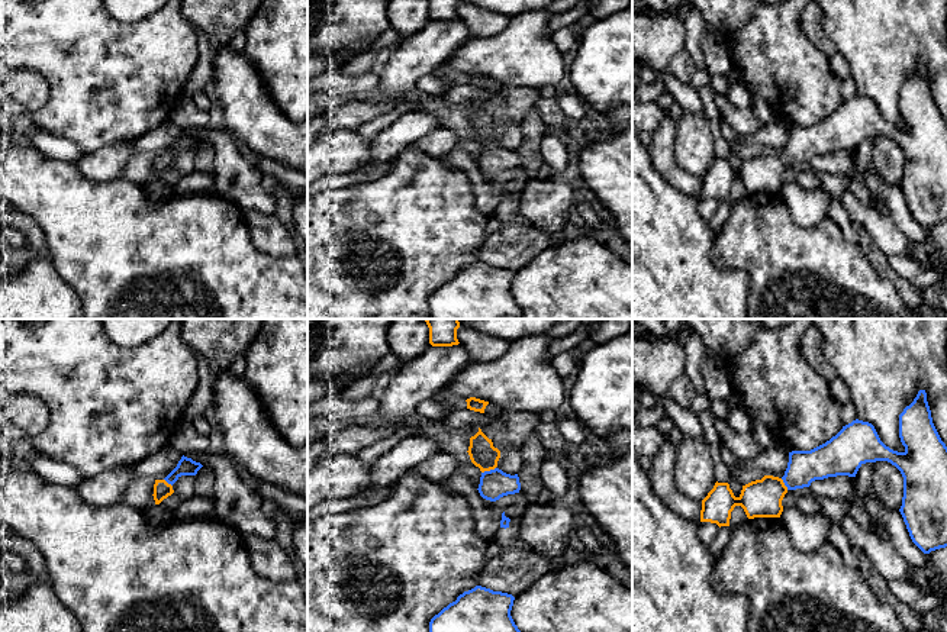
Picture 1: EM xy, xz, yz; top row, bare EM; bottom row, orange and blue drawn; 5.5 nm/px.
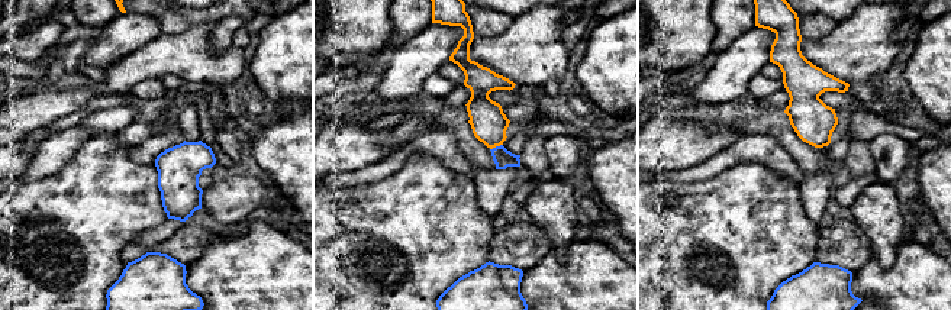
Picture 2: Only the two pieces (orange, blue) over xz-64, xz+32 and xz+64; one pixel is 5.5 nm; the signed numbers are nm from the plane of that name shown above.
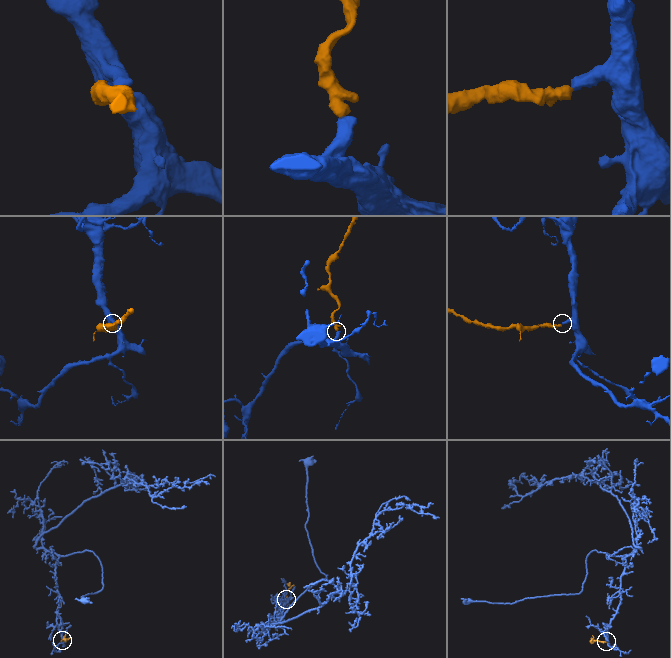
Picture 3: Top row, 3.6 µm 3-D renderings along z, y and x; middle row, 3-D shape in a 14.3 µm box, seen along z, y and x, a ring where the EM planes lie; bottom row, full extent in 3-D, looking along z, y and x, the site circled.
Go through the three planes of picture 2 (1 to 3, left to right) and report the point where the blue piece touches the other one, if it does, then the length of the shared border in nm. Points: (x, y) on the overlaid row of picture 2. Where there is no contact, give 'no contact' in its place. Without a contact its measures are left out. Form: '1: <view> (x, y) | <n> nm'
1: no contact
2: xz+32 (496, 145) | 80 nm
3: no contact

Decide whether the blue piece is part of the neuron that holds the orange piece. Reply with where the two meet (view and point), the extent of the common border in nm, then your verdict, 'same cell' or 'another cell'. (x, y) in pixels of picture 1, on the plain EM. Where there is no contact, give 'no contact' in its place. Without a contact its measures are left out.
contact xz (488, 145); length 90 nm; same cell

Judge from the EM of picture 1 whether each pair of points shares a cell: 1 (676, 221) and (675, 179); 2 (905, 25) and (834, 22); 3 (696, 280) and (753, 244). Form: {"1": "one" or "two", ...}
{"1": "two", "2": "one", "3": "two"}

